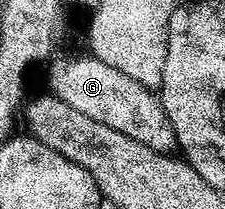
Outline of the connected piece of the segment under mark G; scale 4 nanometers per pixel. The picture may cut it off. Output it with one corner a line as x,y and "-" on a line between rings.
84,51
80,57
54,57
46,62
46,88
51,95
98,123
147,144
155,152
170,154
176,148
175,132
171,130
162,100
152,90
141,87
141,83
137,83
137,79
129,79
129,75
121,75
117,67
109,67
109,63
97,59
90,52

